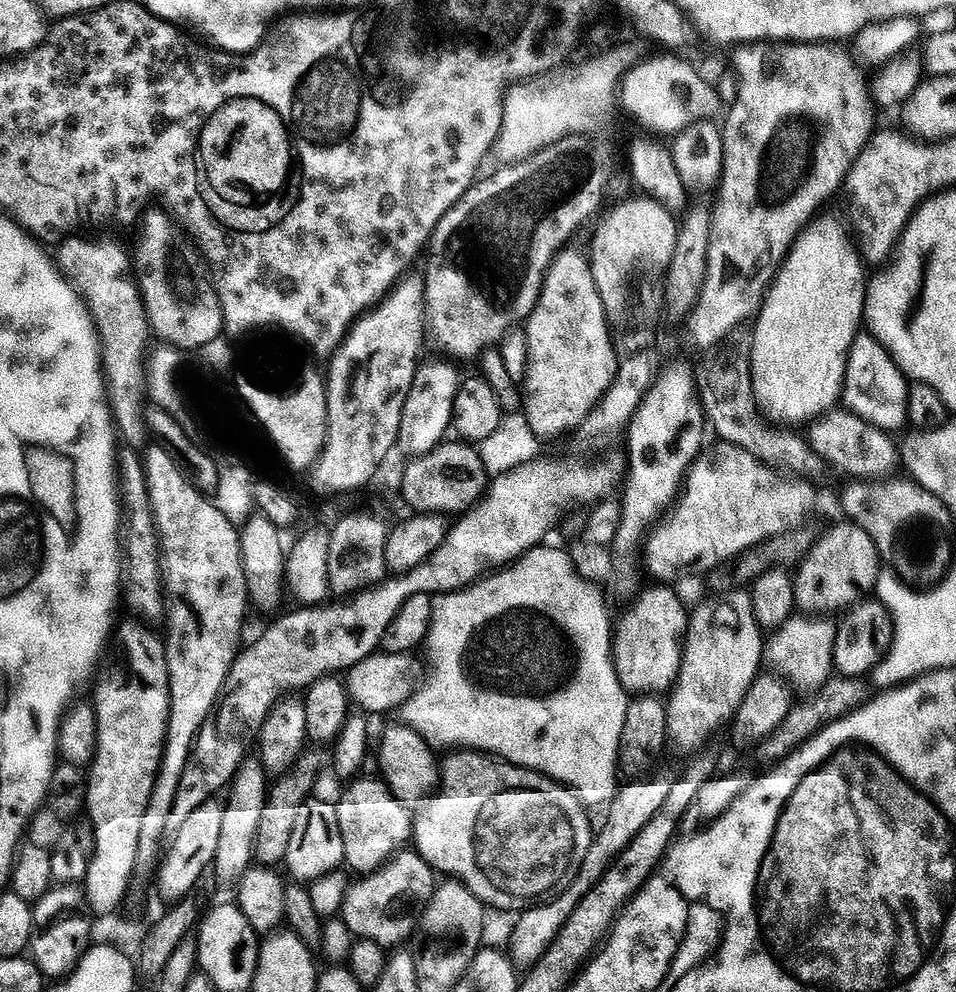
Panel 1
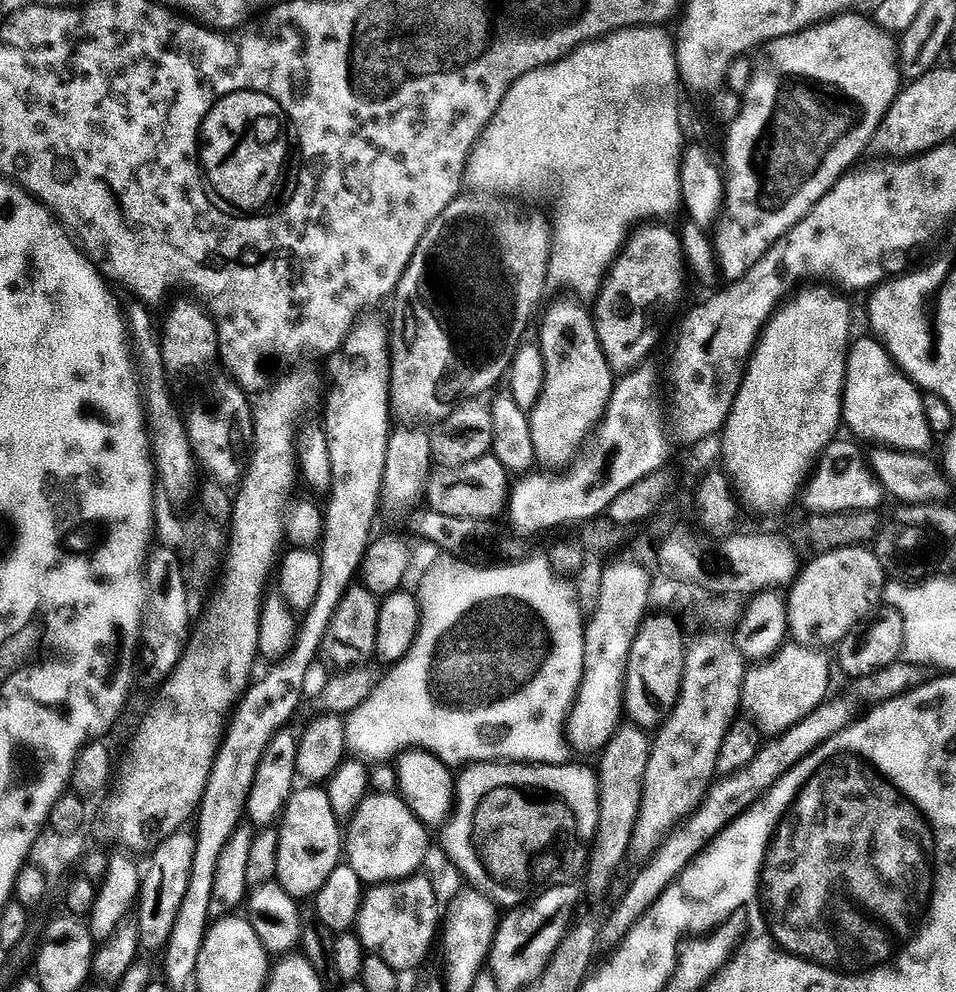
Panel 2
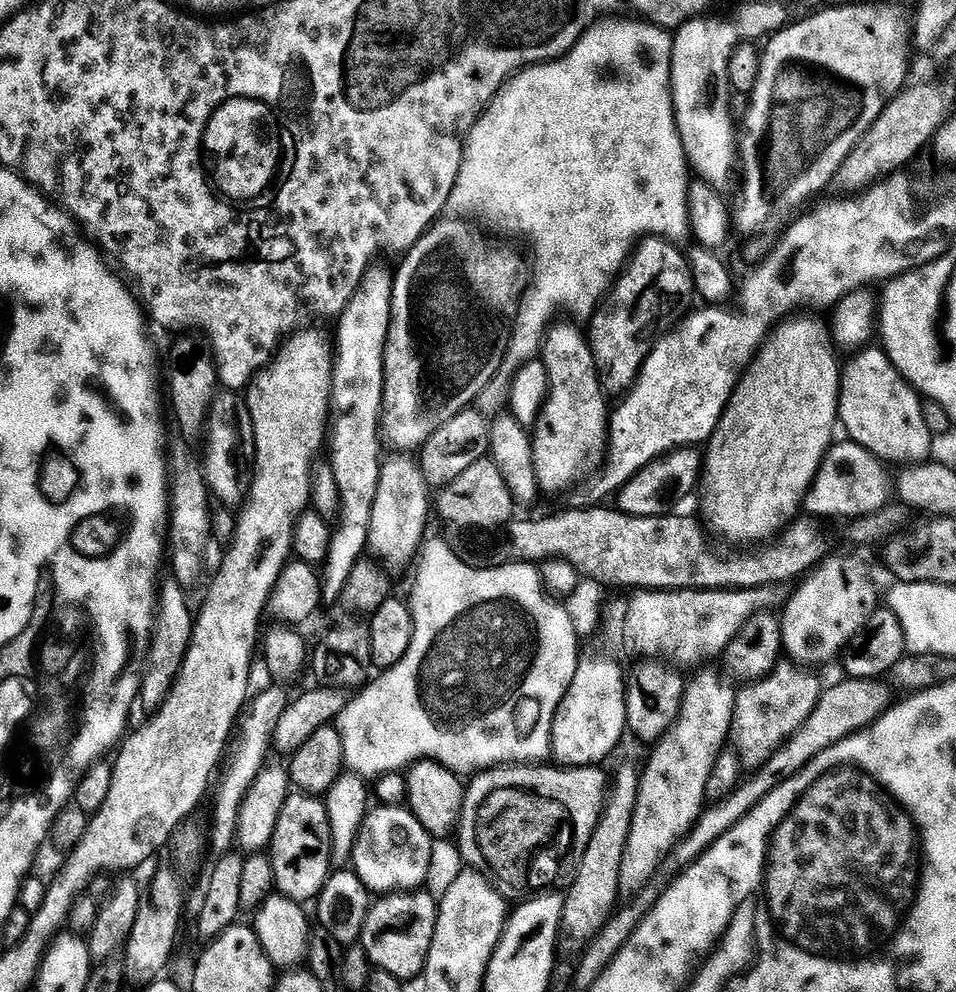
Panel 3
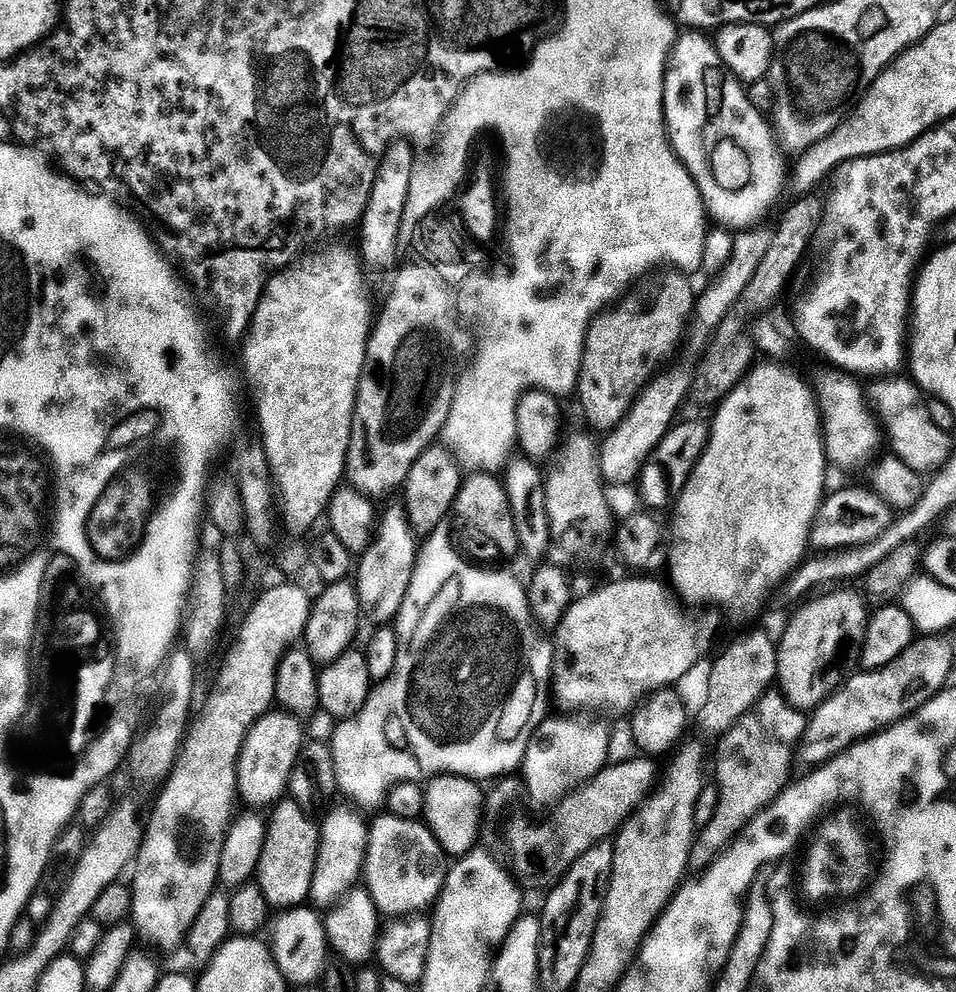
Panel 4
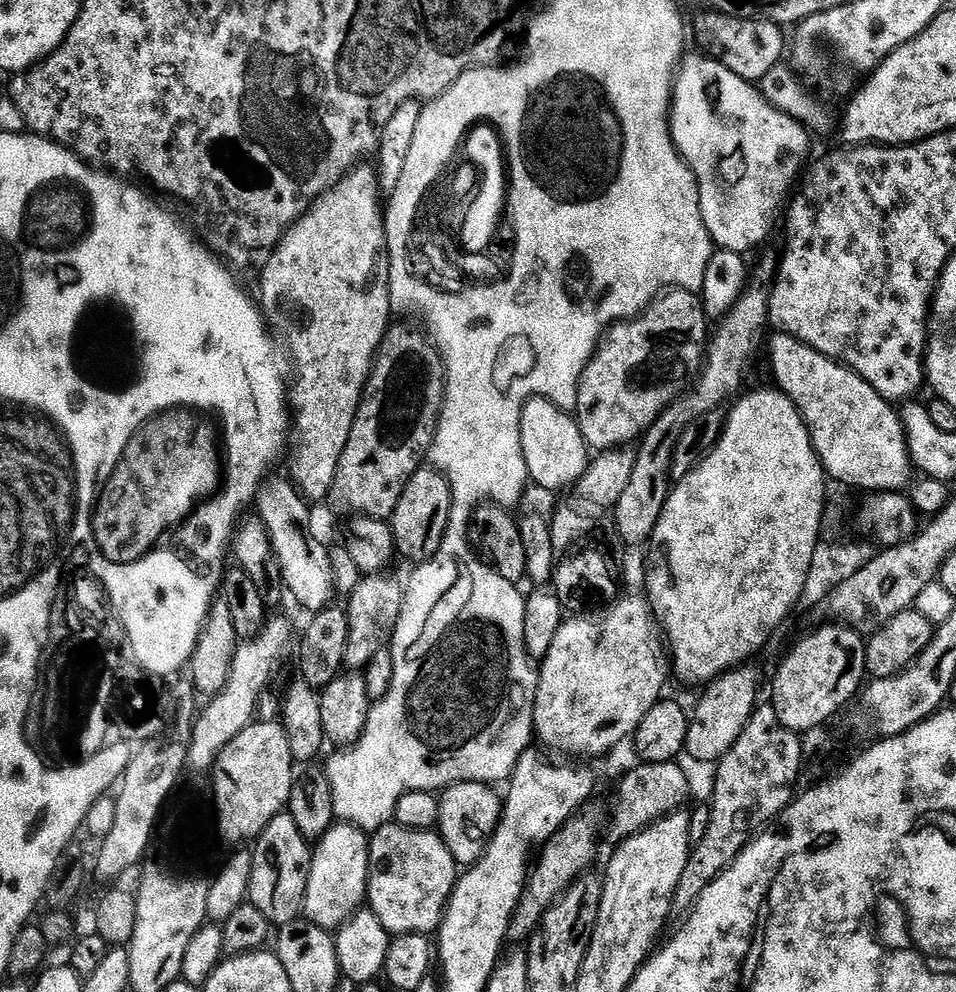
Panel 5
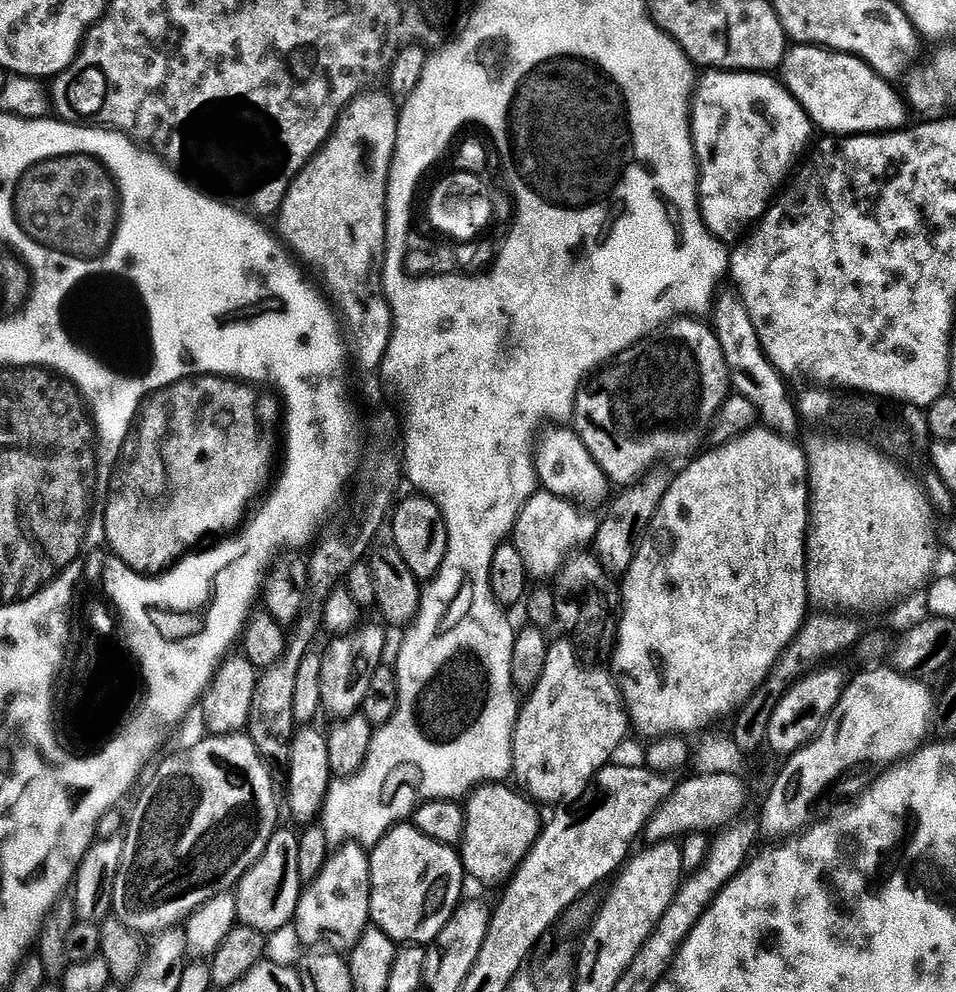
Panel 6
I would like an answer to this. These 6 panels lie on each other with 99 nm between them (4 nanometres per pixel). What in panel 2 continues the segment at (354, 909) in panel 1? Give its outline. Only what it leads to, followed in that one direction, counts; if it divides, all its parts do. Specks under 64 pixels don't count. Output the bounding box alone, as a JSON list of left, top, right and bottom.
[354,875,442,974]

